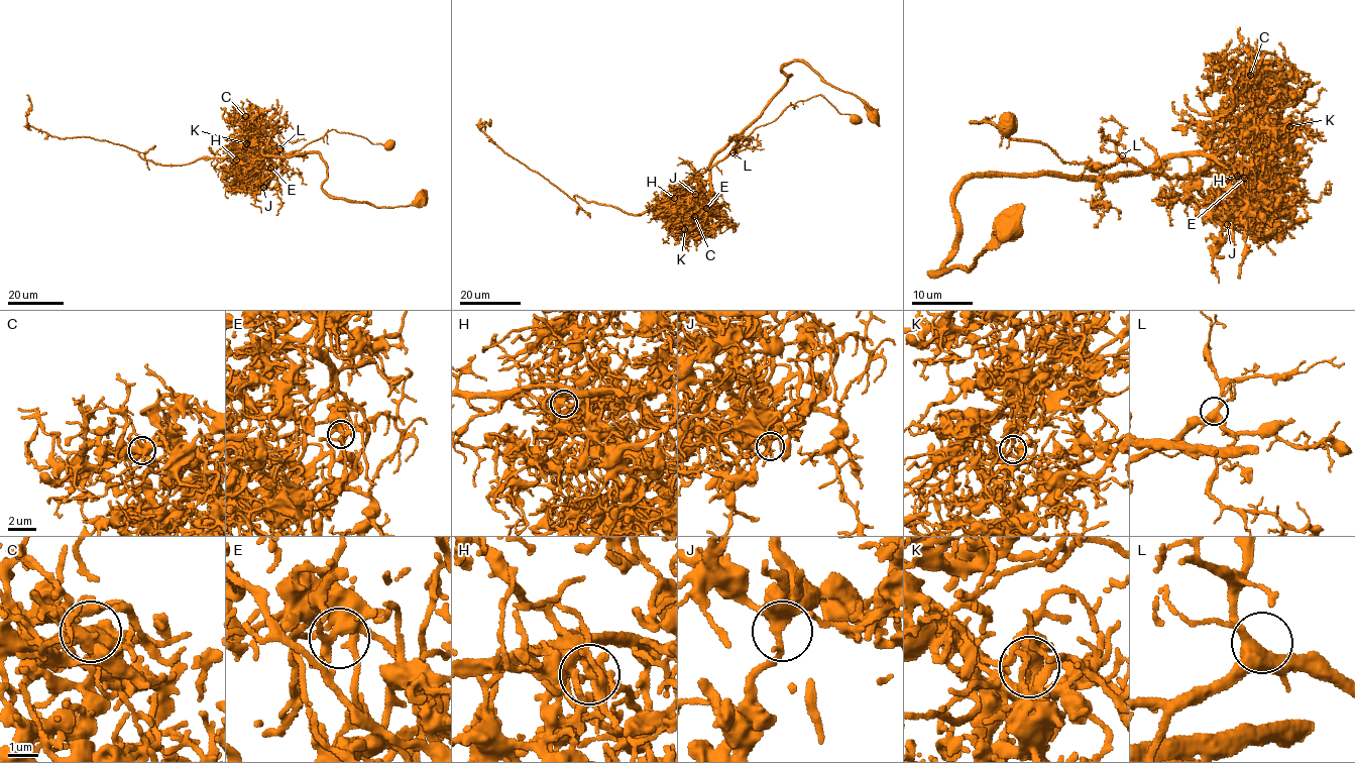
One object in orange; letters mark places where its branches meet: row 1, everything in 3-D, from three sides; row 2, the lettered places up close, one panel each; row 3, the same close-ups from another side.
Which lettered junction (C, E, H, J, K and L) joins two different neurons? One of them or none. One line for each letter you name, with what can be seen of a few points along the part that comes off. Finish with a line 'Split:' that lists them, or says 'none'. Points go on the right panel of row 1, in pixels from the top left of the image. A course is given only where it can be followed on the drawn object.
H: foreign part runs (1237, 175), (1283, 177), (1281, 210), (1265, 186), (1202, 207), (1177, 199), (1141, 138)
Split: H

